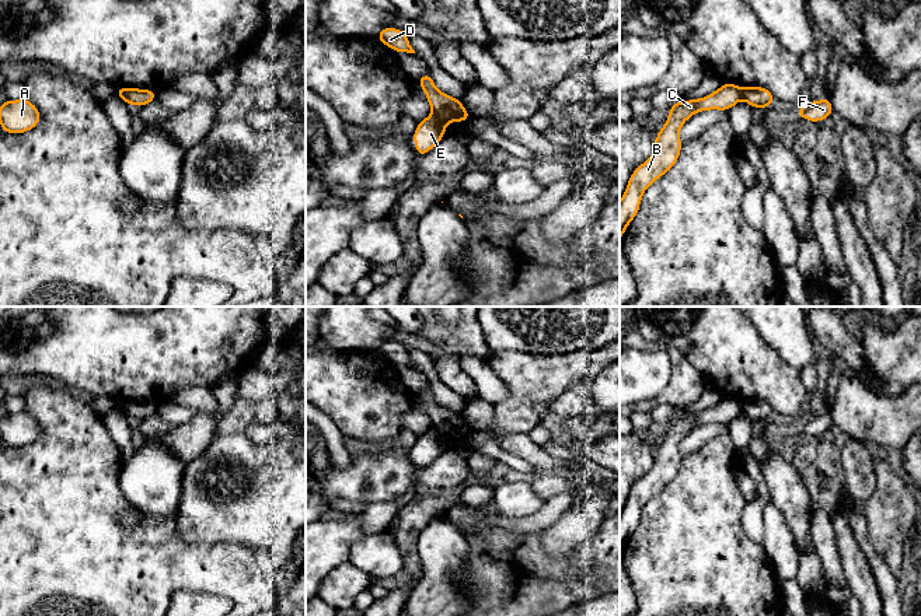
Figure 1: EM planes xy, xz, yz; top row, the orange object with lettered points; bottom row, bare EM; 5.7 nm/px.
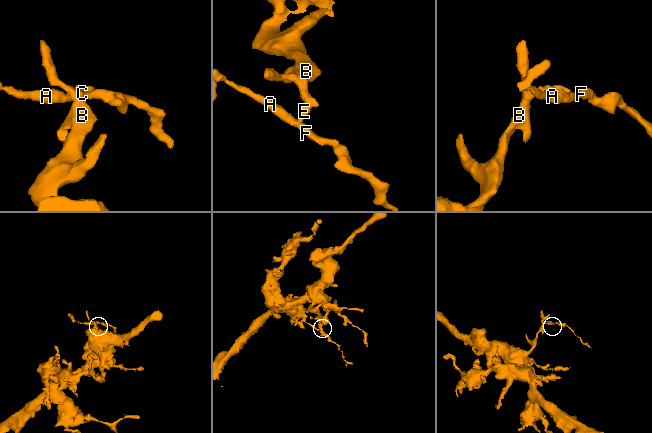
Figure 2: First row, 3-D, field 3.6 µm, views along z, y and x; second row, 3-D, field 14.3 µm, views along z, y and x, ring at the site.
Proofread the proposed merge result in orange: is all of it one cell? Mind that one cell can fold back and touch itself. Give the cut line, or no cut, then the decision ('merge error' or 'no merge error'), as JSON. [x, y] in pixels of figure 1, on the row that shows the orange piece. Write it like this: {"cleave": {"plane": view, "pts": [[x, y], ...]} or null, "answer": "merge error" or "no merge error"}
{"cleave": {"plane": "xz", "pts": [[433, 112], [446, 122]]}, "answer": "merge error"}

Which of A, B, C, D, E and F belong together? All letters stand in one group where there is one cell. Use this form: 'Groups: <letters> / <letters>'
Groups: A E F / B C D

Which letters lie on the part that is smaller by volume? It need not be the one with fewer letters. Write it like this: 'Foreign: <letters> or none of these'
Foreign: A, E, F

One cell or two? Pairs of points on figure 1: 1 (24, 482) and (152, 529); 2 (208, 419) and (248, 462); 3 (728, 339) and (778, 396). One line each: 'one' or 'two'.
1: one
2: two
3: one

